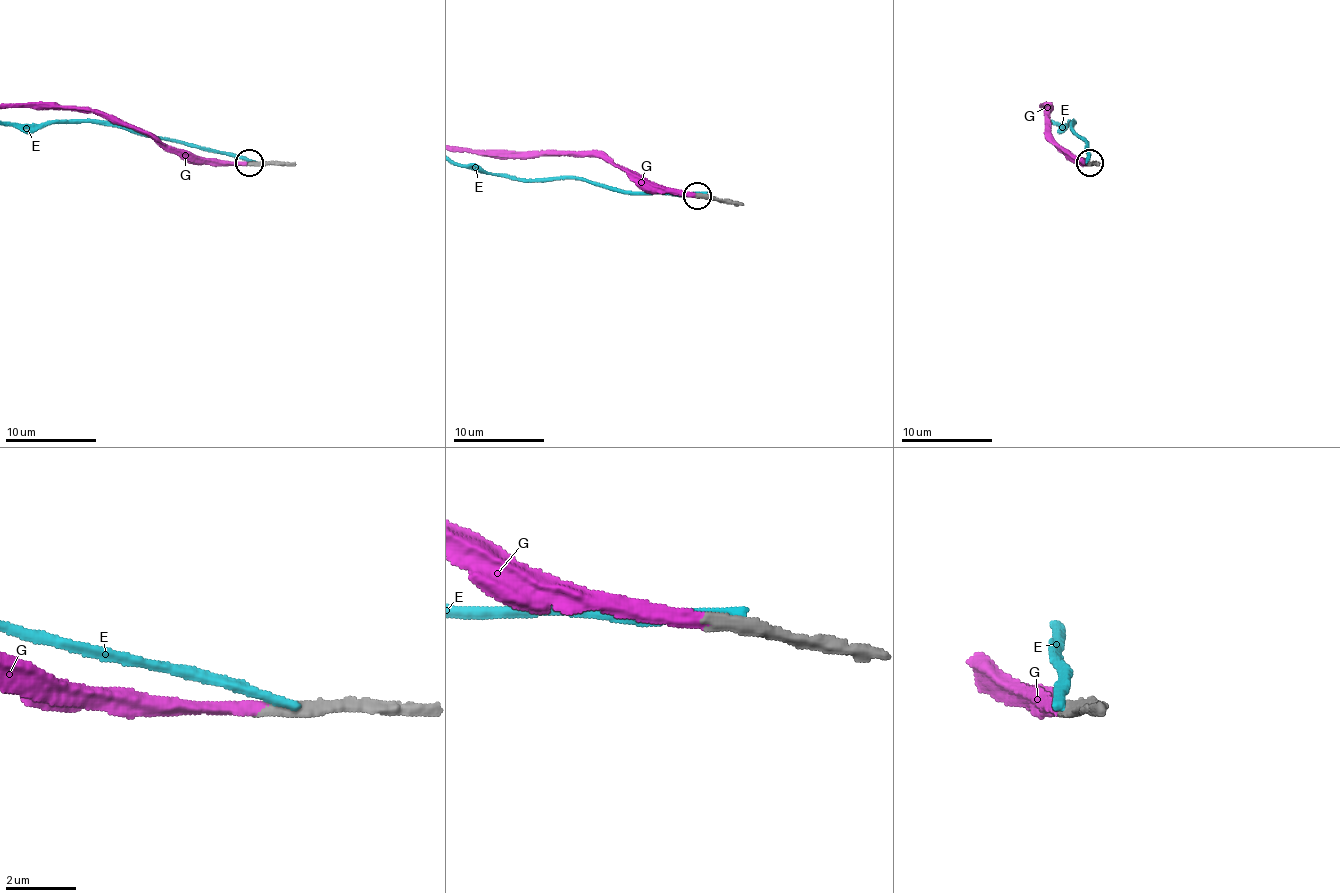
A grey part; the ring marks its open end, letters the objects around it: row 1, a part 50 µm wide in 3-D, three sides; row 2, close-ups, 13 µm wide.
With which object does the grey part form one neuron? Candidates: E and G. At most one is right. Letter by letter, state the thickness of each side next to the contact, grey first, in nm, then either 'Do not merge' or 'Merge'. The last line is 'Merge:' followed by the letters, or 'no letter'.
E: Thickness 500 nm (grey) against 340 nm. Do not merge
G: Thickness 440 nm (grey) against 360 nm. Merge
Merge: G

